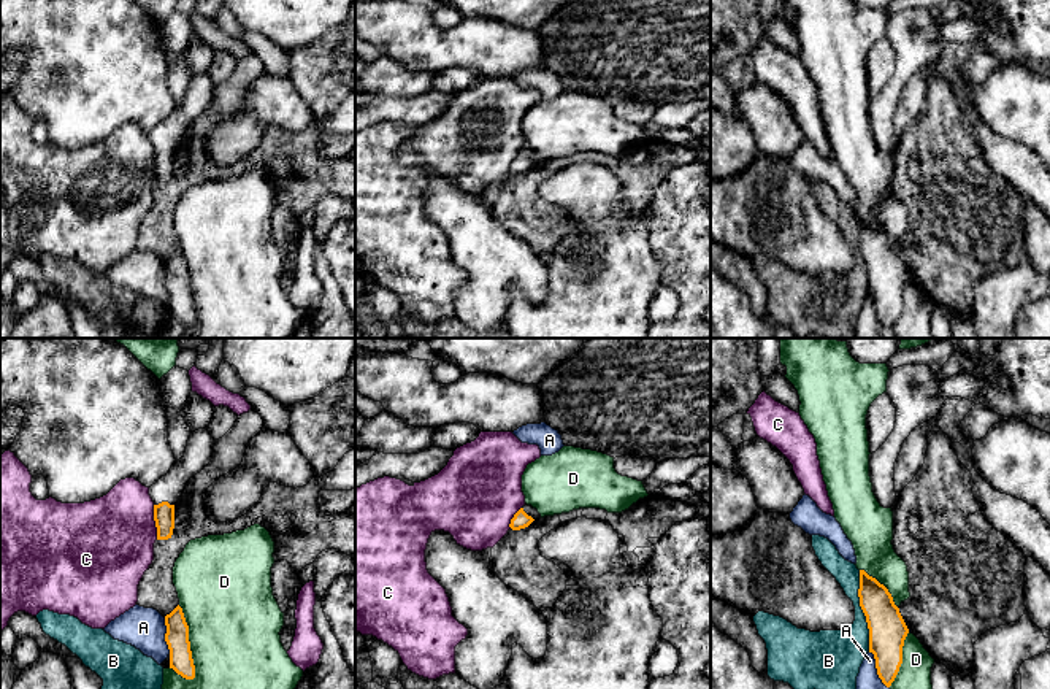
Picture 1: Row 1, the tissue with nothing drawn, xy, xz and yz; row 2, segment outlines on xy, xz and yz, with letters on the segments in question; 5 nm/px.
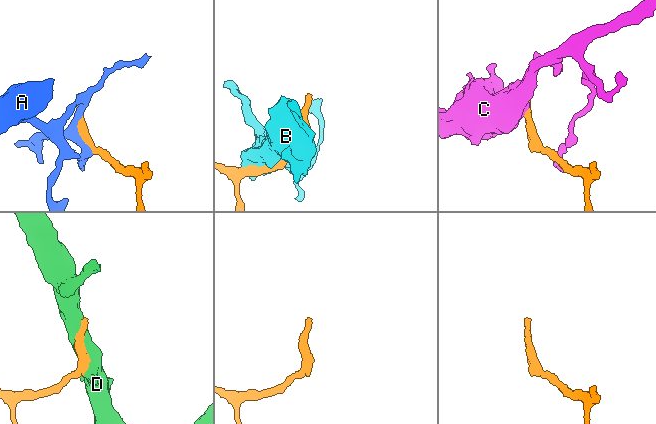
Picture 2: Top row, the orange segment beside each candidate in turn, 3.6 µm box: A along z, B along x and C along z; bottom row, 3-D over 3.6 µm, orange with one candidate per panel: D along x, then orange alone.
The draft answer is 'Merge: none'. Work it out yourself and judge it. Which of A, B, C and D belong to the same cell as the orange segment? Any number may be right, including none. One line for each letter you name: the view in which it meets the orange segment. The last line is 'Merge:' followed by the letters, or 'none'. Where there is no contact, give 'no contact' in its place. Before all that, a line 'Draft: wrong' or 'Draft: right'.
Draft: right
Merge: none

